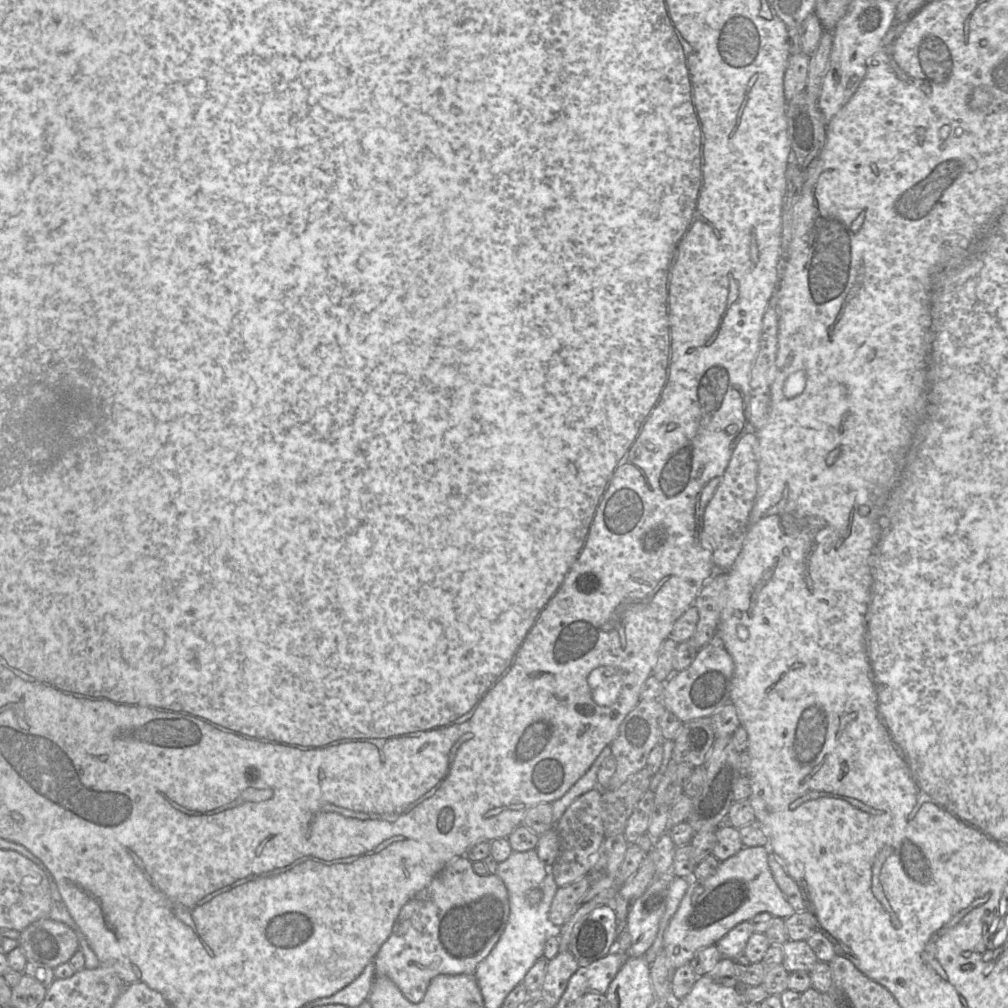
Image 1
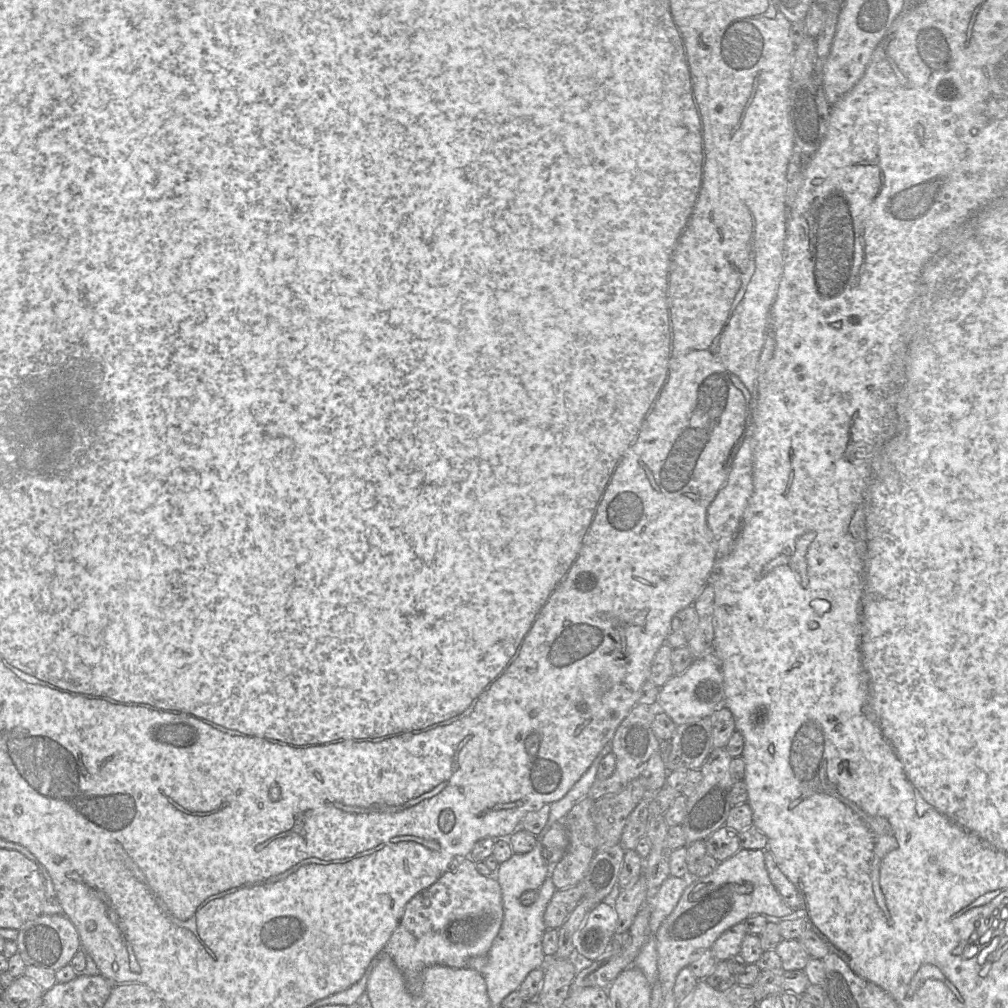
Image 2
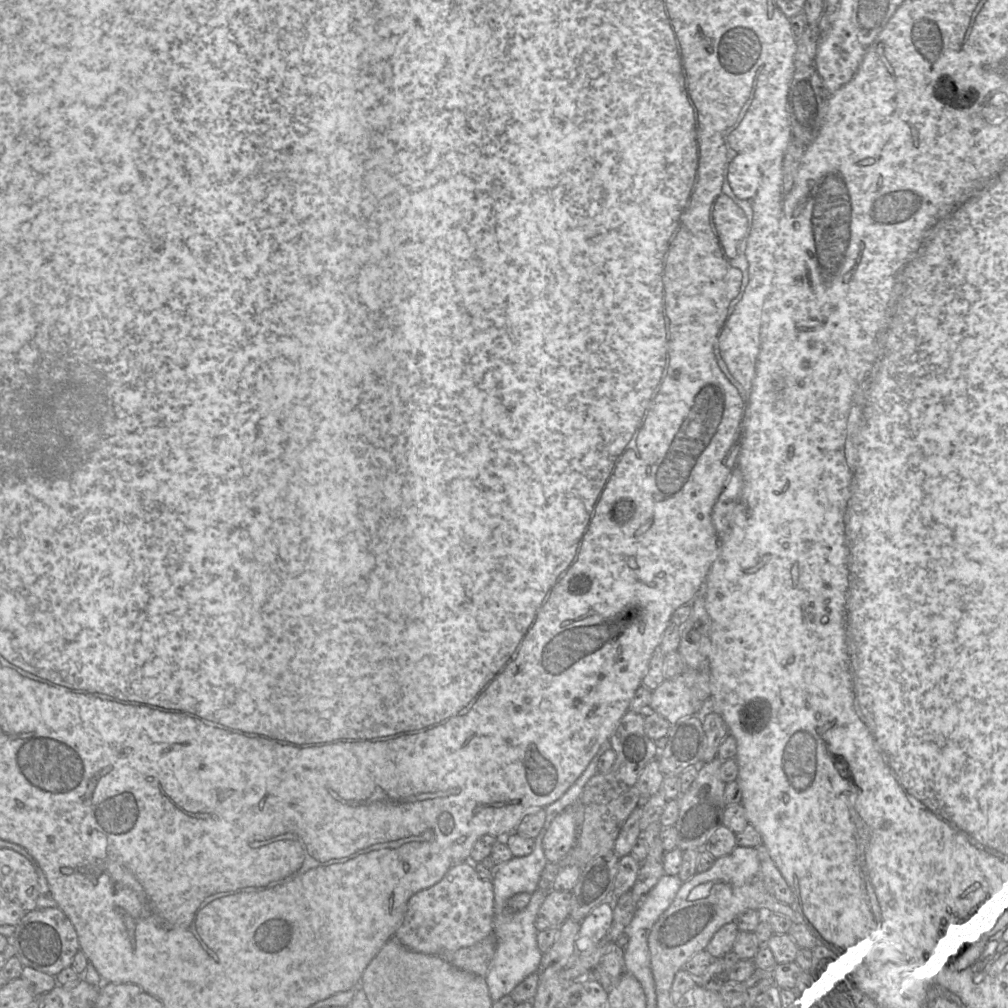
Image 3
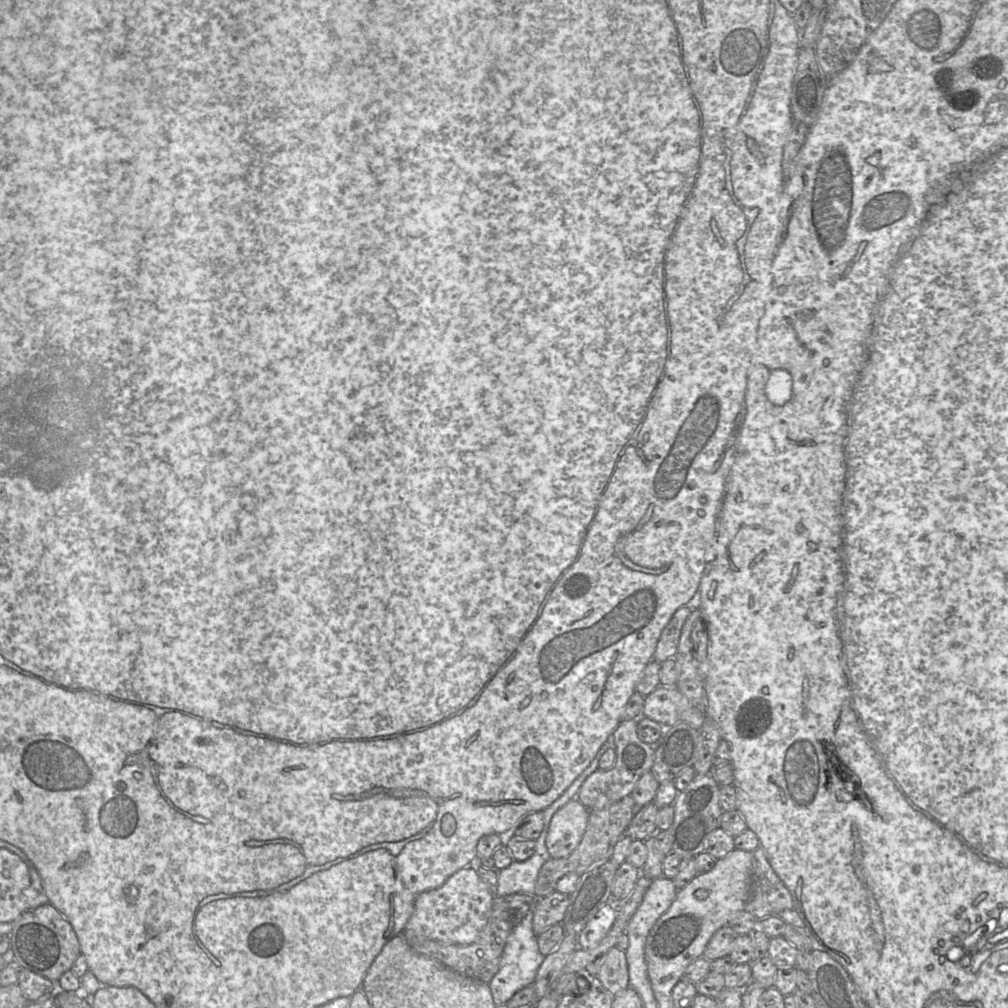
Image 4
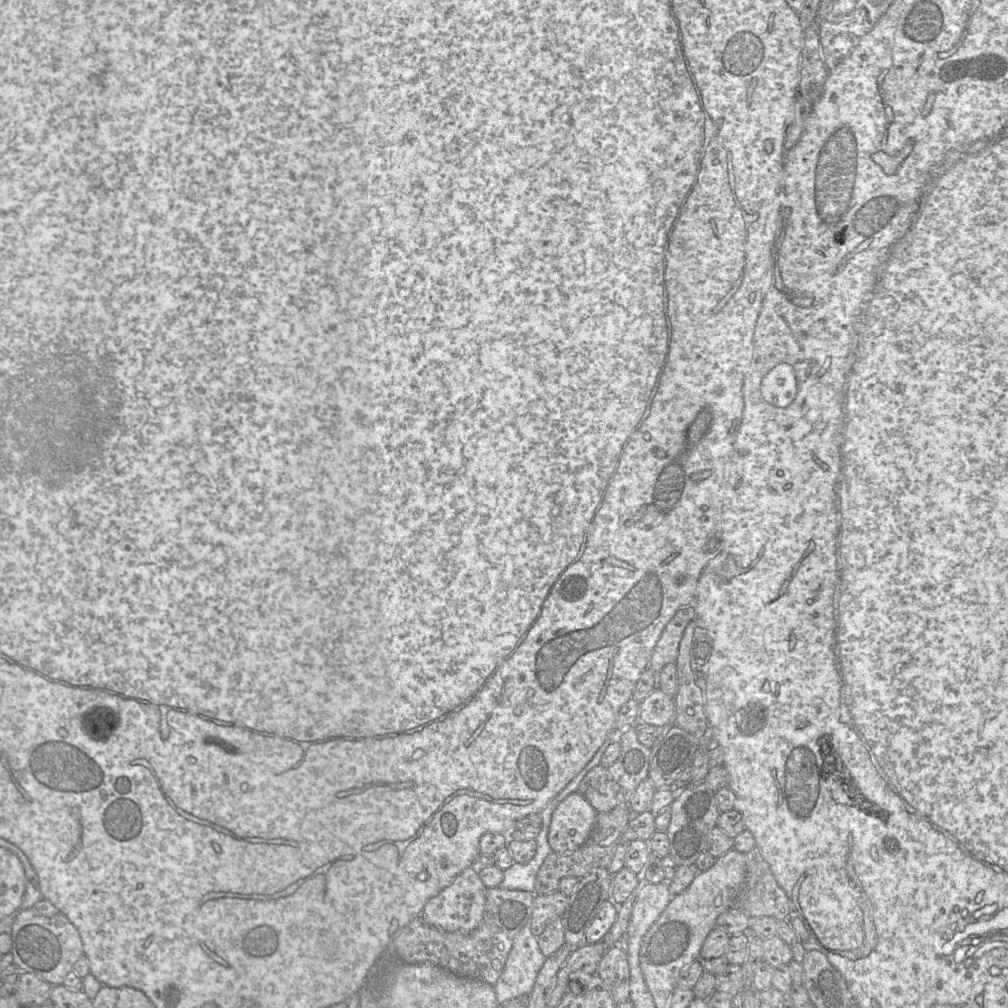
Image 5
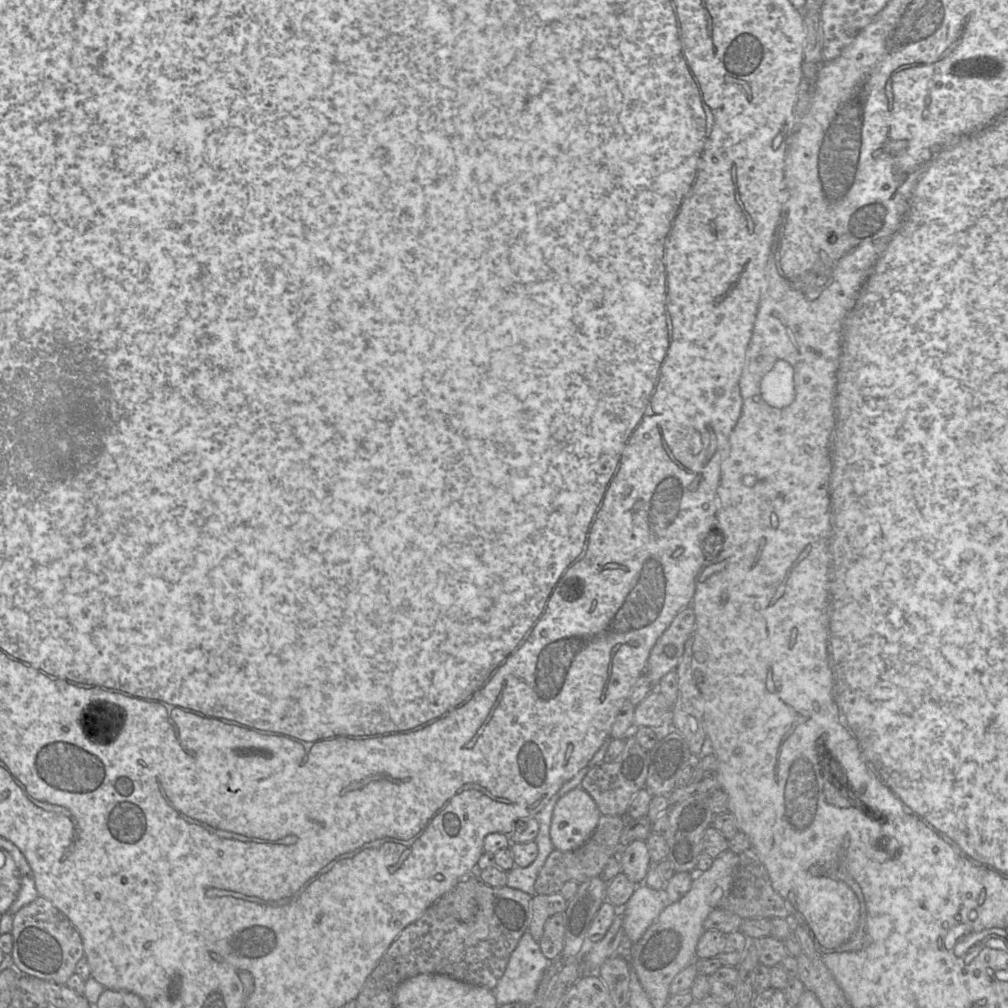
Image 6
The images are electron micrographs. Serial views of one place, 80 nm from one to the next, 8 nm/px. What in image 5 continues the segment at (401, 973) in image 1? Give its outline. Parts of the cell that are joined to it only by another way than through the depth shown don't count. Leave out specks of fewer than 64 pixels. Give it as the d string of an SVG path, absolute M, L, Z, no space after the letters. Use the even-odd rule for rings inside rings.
M471 866L461 872L452 883L437 896L428 900L421 913L426 923L447 932L470 933L482 922L486 904L486 890L478 867Z

